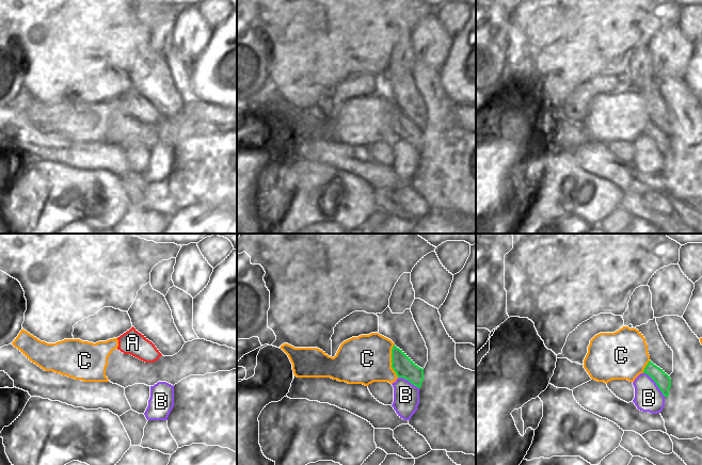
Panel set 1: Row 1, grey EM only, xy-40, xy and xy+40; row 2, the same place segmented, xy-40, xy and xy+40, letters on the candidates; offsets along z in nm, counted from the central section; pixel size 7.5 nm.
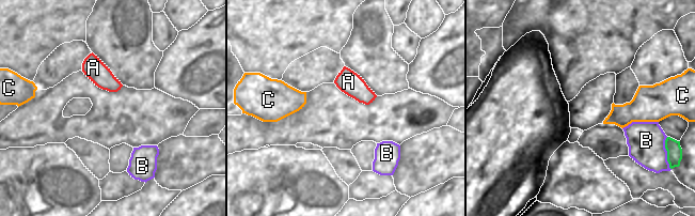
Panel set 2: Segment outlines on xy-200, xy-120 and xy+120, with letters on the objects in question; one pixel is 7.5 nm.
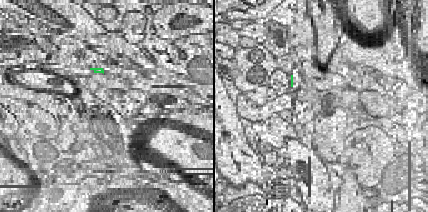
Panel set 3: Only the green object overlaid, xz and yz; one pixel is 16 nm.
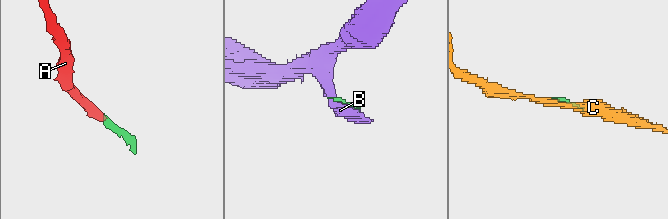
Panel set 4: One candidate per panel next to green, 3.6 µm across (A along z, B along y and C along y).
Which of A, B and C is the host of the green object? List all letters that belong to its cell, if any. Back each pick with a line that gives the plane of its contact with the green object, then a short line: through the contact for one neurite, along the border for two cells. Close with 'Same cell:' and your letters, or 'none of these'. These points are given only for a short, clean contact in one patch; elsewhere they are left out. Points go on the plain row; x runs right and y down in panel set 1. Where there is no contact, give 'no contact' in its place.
A: no contact
Same cell: A

